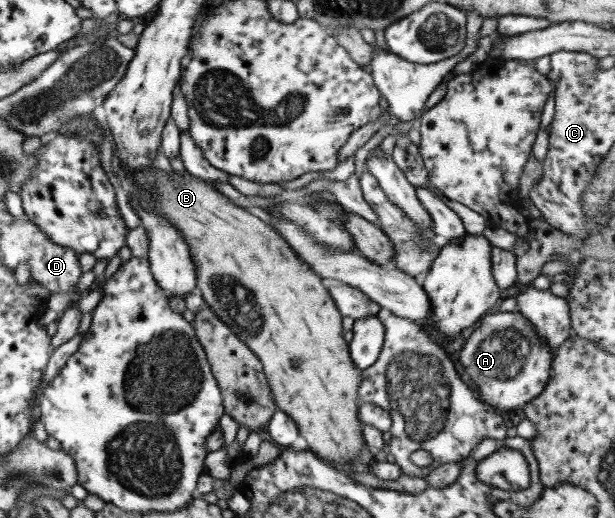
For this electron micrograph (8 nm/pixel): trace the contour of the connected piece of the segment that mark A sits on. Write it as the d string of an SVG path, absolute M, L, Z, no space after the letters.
M515 310L484 315L479 320L477 329L469 334L459 352L459 363L465 368L465 374L473 381L473 386L478 391L475 392L477 399L493 406L499 413L502 411L508 413L509 410L523 407L526 402L536 398L544 390L550 378L550 362L548 345L540 340L532 324Z

